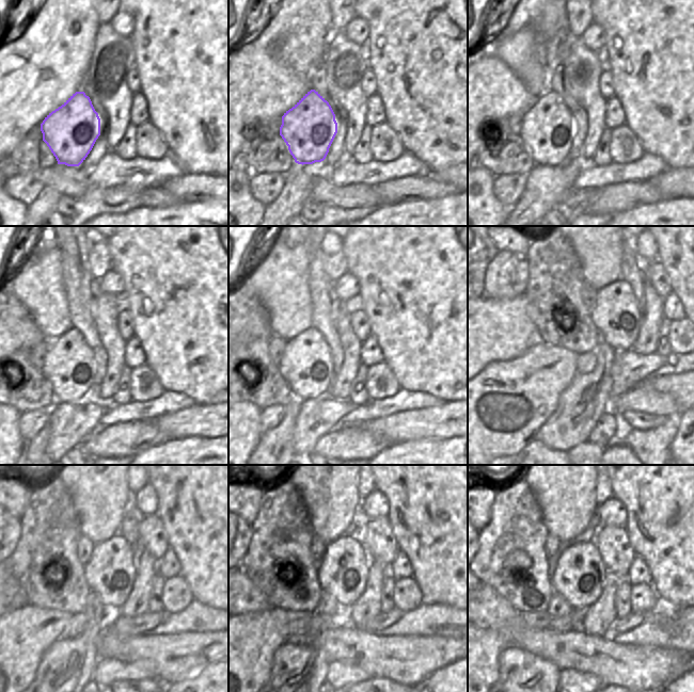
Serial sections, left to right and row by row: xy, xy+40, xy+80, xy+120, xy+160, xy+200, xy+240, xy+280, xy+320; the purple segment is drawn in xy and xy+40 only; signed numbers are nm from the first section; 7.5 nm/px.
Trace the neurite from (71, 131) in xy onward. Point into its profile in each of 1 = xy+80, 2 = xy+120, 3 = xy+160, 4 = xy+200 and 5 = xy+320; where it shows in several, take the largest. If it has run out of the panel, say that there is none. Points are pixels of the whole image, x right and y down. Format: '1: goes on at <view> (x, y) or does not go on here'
1: goes on at xy+80 (548, 128)
2: goes on at xy+120 (68, 366)
3: goes on at xy+160 (306, 365)
4: goes on at xy+200 (588, 323)
5: goes on at xy+320 (579, 577)

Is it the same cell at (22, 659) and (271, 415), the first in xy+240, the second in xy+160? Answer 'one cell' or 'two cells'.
two cells

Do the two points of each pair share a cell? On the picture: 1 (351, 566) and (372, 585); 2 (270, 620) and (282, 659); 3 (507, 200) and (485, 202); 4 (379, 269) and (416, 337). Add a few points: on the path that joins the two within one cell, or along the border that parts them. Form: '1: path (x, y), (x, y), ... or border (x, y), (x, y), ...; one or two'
1: border (371, 562), (365, 589), (355, 604); two
2: border (287, 641), (273, 654), (273, 663), (270, 672); two
3: border (494, 177), (493, 194), (508, 208); two
4: path (396, 286), (416, 306), (416, 320); one

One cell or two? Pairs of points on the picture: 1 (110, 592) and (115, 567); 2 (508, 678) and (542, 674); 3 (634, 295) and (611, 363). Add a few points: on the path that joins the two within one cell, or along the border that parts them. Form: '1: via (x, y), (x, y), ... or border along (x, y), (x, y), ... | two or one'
1: via (107, 585), (110, 581), (110, 574) | one
2: via (517, 678), (534, 677) | one
3: border along (611, 319), (618, 325), (626, 357) | two

